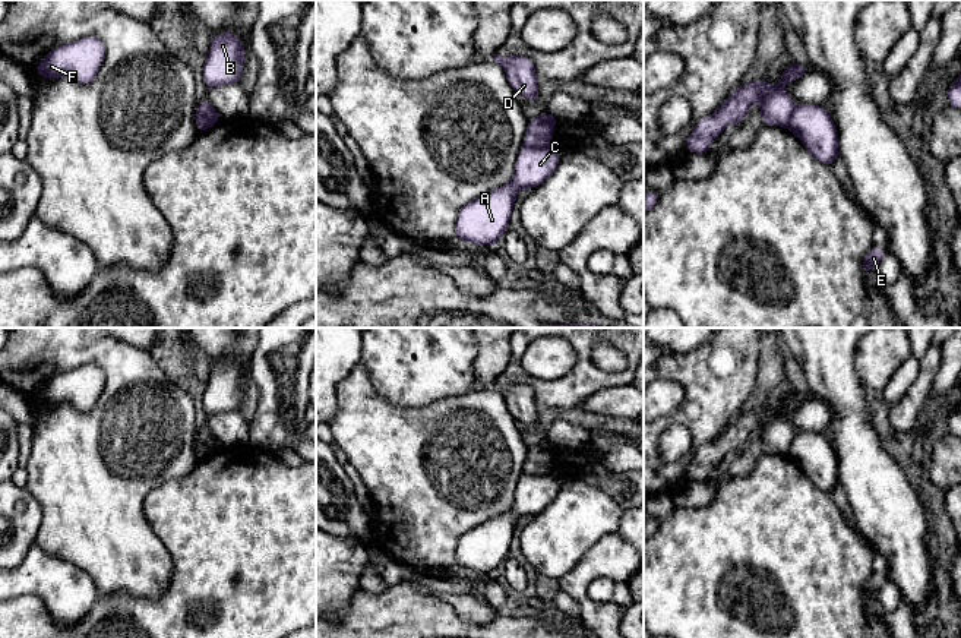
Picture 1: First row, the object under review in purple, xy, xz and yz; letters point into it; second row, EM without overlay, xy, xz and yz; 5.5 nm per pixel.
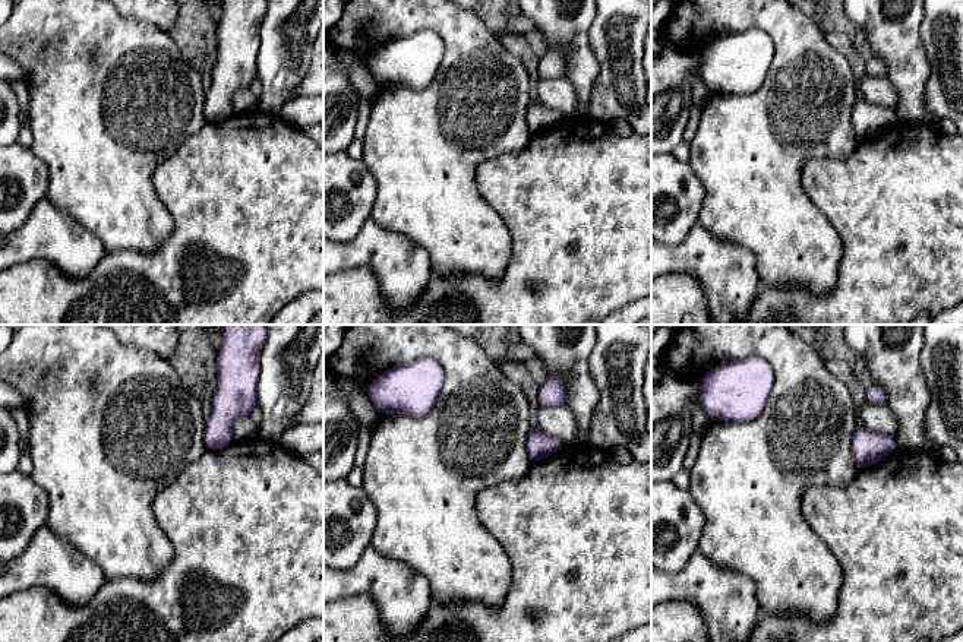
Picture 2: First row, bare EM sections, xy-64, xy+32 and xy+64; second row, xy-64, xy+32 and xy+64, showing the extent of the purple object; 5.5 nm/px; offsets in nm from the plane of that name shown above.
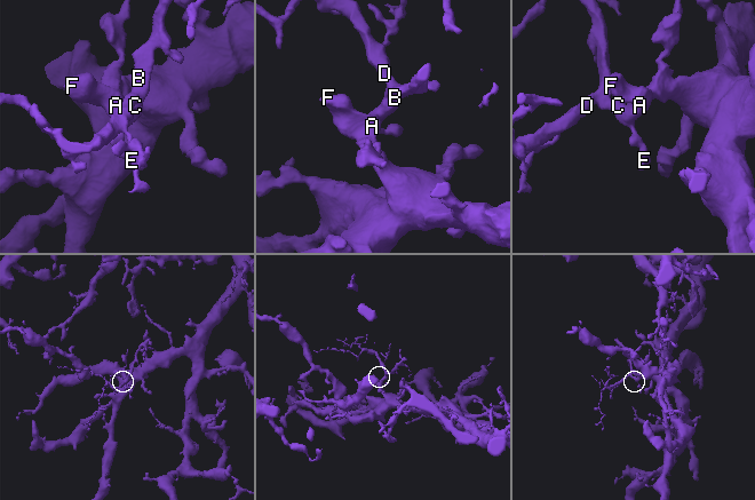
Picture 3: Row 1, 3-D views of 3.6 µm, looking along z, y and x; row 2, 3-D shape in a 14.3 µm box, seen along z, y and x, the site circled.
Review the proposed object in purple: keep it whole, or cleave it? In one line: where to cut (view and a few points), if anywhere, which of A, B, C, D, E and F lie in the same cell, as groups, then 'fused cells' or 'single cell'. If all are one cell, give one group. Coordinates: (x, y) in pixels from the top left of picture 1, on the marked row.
cut in xy along (196, 114), (215, 120), (221, 119); A C E F / B D; fused cells

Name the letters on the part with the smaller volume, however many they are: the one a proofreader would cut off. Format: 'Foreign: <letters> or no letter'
Foreign: B, D

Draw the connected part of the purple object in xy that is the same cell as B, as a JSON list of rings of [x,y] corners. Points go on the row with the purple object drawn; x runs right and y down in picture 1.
[[[235,32],[212,35],[203,64],[206,88],[238,83],[244,59],[243,40]]]

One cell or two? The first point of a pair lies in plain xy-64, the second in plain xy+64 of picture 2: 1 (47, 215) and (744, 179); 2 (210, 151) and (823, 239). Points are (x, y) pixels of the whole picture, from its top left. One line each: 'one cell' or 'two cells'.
1: two cells
2: two cells

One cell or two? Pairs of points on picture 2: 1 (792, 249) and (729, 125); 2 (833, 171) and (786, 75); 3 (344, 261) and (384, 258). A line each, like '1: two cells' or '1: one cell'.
1: one cell
2: two cells
3: one cell

